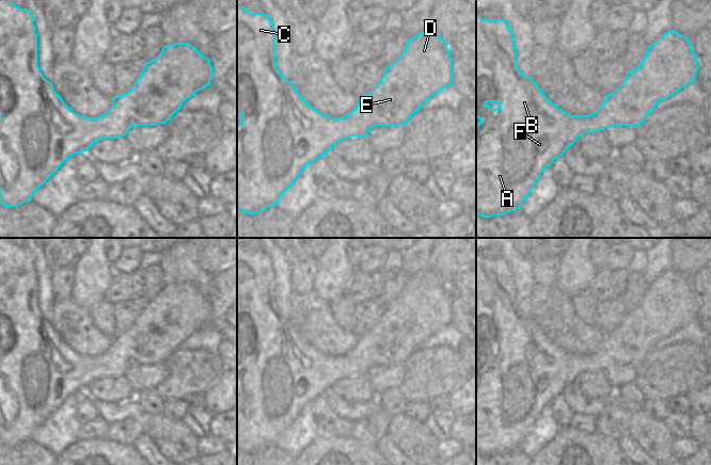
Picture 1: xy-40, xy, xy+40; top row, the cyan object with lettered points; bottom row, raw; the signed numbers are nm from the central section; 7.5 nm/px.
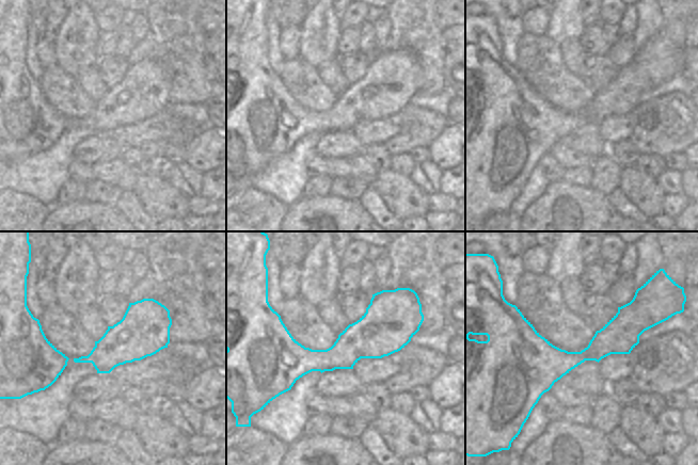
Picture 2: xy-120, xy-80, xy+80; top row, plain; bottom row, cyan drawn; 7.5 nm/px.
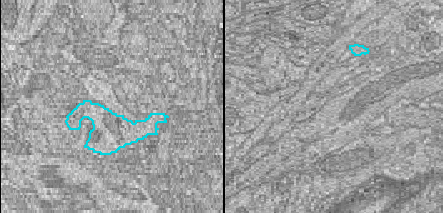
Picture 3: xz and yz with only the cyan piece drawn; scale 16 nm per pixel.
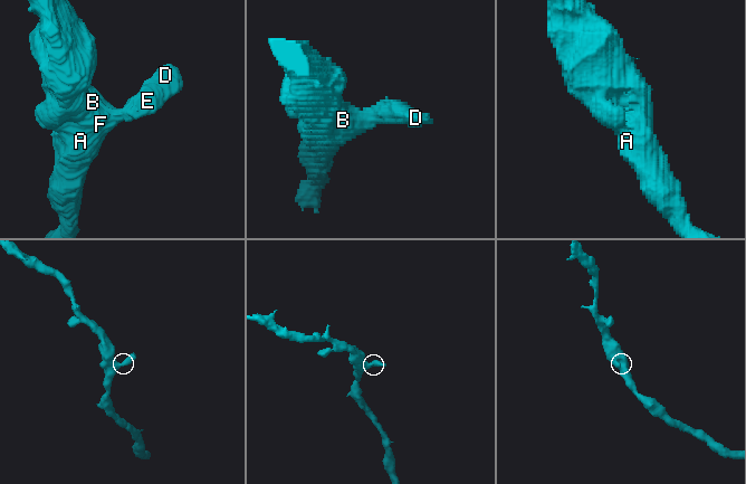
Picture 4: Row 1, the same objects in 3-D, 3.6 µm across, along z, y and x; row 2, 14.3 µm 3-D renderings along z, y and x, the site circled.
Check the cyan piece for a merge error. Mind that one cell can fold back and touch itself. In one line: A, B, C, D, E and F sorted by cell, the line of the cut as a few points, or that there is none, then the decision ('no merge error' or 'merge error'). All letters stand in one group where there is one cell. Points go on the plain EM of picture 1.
A B C D E F; no cut; no merge error

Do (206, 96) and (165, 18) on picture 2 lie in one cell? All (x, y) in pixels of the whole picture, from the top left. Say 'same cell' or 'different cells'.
same cell

